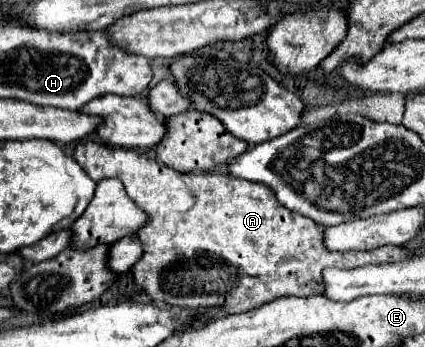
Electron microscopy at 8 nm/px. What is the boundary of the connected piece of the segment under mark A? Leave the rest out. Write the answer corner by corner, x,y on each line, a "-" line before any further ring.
94,141
78,143
72,157
94,181
108,177
120,179
130,199
148,215
146,225
136,231
144,253
130,273
134,283
150,295
156,305
228,305
228,313
244,313
284,295
316,295
326,267
352,269
408,257
404,247
392,245
374,251
330,253
322,243
322,227
280,205
280,201
272,197
272,191
260,183
250,183
224,173
178,173
144,153
124,147
108,147

